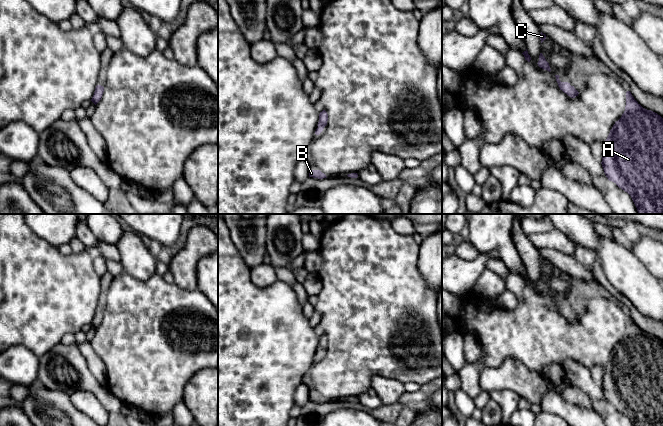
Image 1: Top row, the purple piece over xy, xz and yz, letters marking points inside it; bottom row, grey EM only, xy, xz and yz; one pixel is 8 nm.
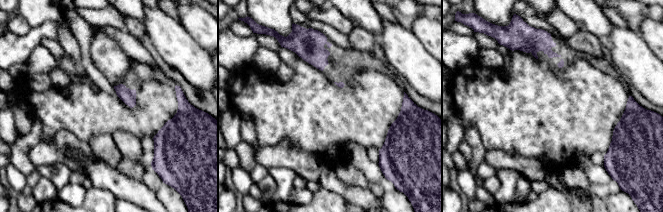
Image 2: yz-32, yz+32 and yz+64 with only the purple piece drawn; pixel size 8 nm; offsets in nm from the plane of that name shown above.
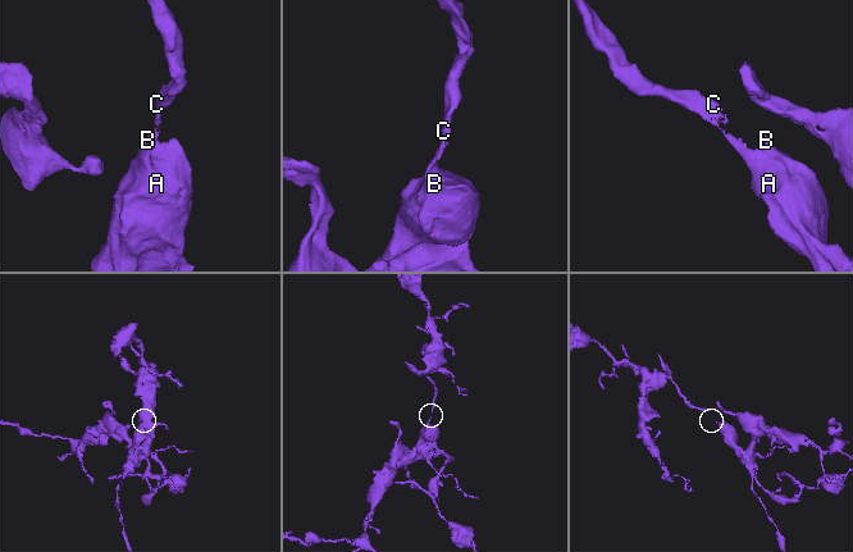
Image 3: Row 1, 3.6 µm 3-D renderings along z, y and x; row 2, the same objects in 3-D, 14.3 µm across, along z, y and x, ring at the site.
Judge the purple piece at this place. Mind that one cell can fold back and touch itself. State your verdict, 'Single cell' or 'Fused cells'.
Single cell

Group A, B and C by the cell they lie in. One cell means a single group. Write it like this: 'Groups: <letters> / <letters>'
Groups: A B C

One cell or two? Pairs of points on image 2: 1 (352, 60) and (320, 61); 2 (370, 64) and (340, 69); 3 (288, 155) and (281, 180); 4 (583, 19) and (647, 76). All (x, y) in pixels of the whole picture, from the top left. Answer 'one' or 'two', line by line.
1: one
2: one
3: two
4: one

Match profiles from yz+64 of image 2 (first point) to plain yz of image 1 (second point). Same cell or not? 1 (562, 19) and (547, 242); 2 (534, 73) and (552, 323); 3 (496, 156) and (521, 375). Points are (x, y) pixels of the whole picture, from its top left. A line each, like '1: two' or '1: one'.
1: one
2: one
3: one

